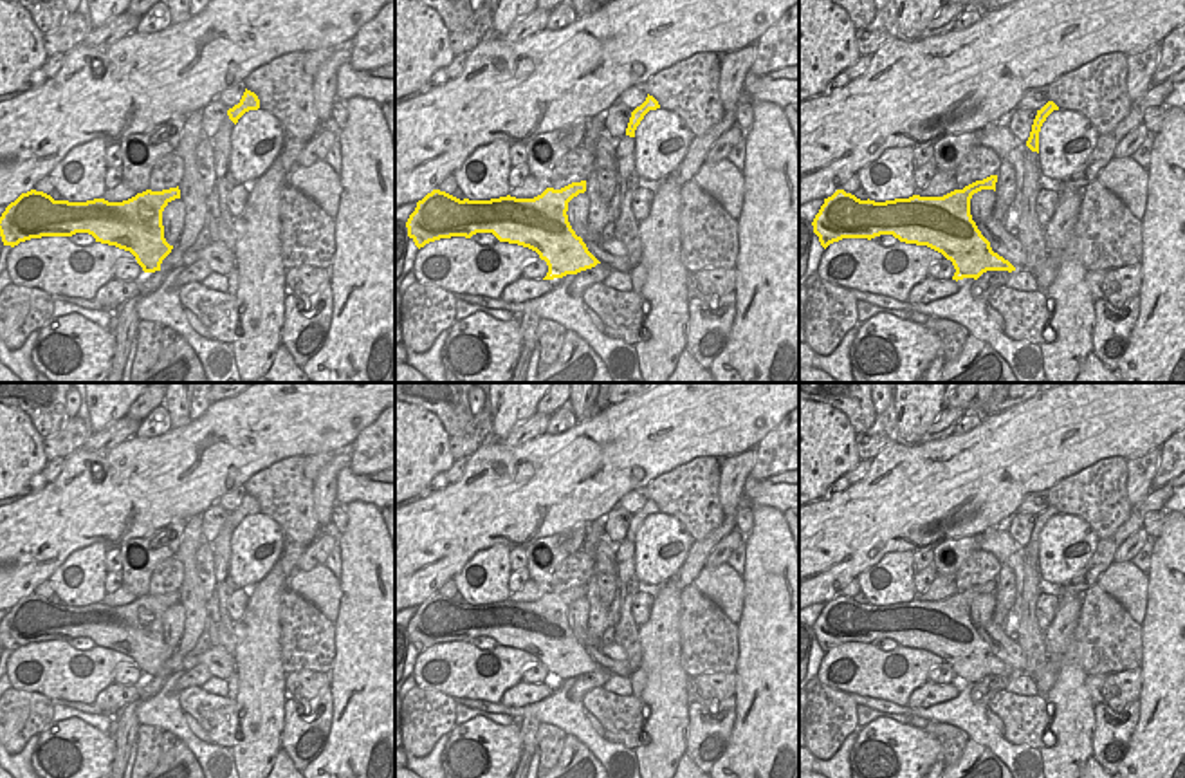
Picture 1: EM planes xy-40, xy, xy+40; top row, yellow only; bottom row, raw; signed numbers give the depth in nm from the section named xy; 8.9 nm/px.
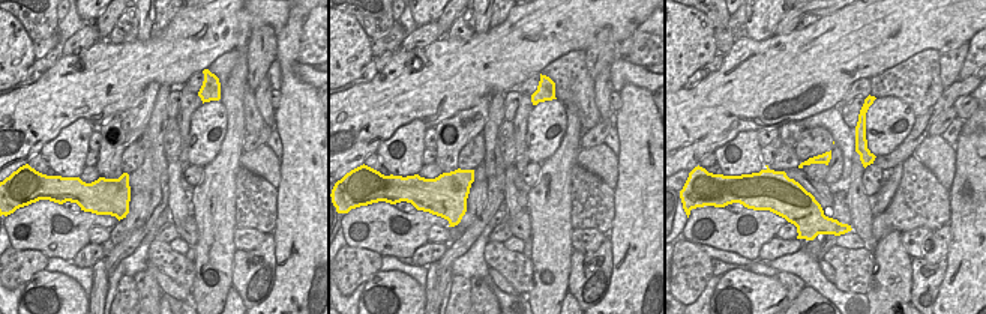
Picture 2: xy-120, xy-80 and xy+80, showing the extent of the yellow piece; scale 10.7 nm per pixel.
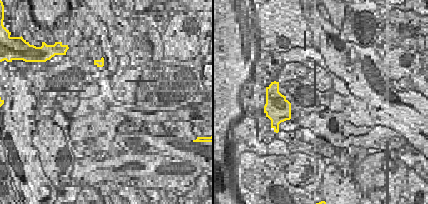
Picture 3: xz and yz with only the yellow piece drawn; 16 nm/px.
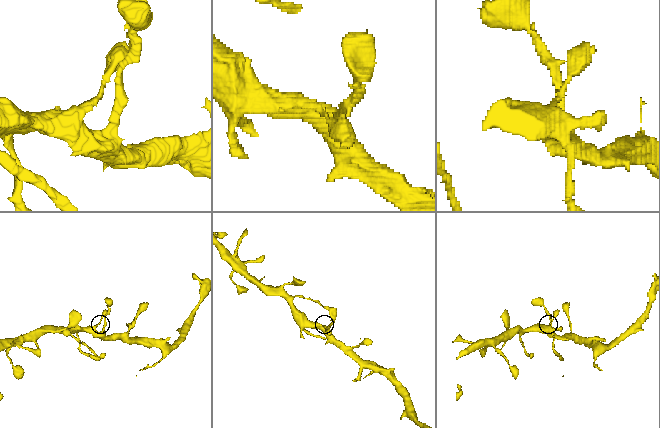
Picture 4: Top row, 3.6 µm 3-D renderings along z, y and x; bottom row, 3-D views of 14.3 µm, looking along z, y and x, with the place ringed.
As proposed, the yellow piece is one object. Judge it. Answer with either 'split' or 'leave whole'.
leave whole

